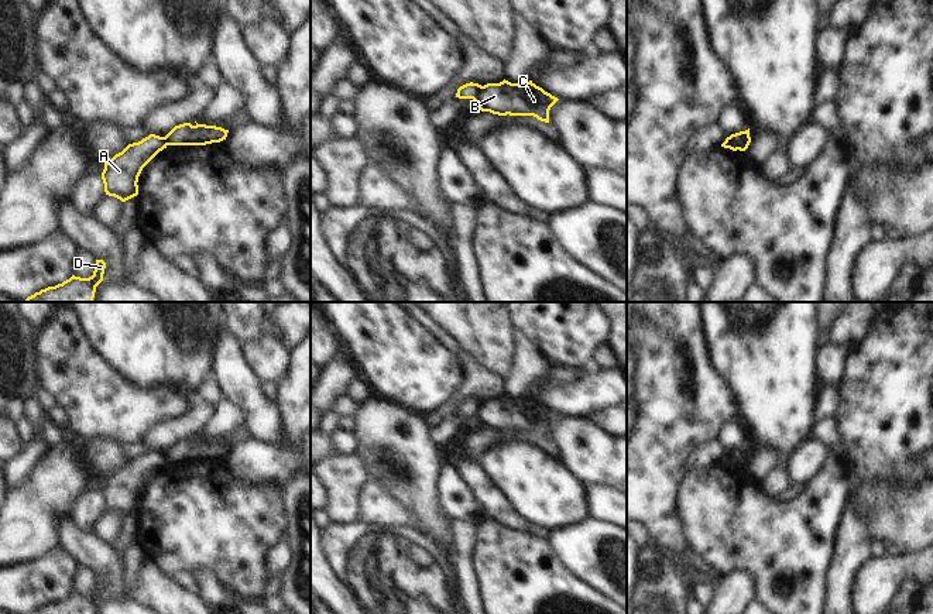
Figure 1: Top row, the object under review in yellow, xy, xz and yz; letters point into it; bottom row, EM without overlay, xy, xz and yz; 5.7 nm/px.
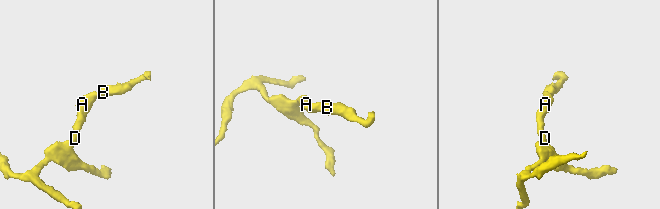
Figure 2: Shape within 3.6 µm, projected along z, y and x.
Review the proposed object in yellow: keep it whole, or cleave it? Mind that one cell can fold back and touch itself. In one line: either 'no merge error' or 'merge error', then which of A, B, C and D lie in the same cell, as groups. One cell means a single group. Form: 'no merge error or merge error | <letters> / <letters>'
merge error | A D / B C

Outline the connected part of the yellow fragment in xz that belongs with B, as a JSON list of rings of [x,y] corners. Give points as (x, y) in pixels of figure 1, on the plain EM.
[[[532,397],[487,399],[481,402],[474,421],[481,428],[498,432],[534,432],[549,439],[549,426],[559,415],[536,402]]]

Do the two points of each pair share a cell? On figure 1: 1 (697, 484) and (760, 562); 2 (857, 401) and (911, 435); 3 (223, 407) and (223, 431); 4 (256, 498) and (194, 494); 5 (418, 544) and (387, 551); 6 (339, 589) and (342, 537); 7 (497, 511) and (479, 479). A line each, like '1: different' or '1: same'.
1: same
2: same
3: same
4: same
5: same
6: different
7: same

